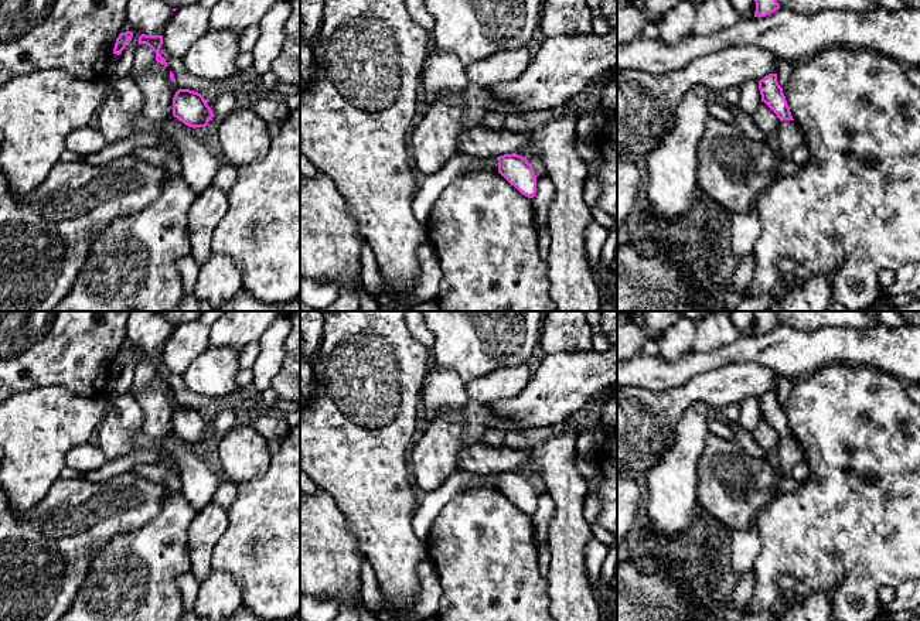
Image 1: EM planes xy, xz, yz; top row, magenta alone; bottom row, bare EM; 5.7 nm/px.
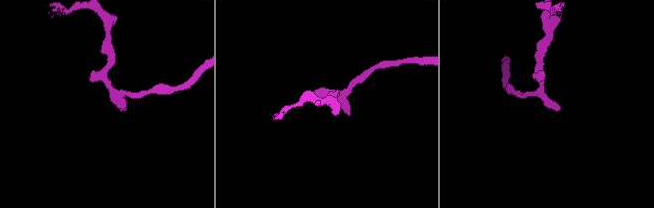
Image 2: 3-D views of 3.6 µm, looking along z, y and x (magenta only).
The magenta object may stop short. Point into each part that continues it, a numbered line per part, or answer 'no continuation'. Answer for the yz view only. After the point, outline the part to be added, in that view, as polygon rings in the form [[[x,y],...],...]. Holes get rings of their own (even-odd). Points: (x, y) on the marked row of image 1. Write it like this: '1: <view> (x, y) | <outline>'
no continuation

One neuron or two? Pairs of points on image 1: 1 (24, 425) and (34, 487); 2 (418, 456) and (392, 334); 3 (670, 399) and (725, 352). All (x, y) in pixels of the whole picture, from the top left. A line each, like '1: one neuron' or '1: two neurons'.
1: one neuron
2: two neurons
3: two neurons

